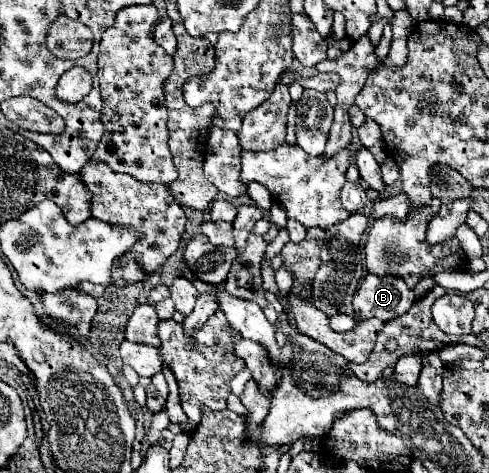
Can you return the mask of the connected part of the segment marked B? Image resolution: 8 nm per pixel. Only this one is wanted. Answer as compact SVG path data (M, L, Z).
M366 274L354 294L354 312L358 318L398 318L414 304L414 290L408 288L402 276Z

